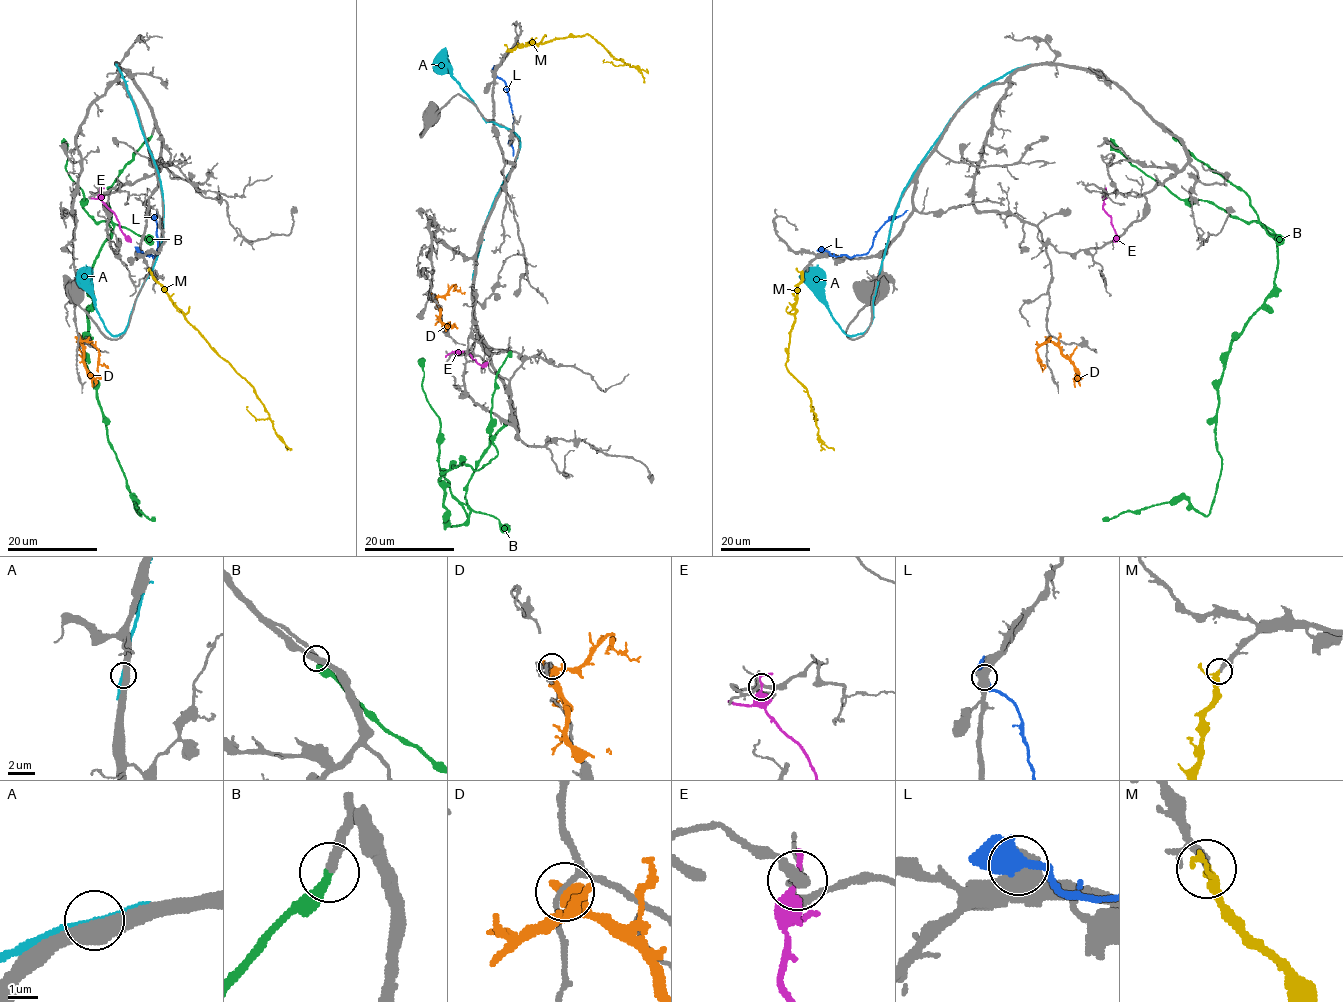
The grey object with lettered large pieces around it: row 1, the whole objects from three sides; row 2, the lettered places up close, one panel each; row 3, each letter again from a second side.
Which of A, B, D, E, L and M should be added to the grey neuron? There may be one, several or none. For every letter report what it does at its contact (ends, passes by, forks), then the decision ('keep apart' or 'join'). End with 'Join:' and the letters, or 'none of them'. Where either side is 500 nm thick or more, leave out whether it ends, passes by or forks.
A: keep apart
B: it ends | join
D: it forks | keep apart
E: it passes by | keep apart
L: keep apart
M: it passes by | join
Join: B, M

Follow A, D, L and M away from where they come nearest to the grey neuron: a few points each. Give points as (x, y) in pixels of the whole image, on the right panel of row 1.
A: (1022, 66), (980, 88), (912, 175), (862, 333), (841, 329), (823, 285), (807, 268)
D: (1047, 338), (1073, 365), (1075, 387)
L: (824, 251), (833, 256), (864, 255), (871, 247), (875, 232), (907, 210)
M: (803, 270), (786, 368), (805, 387), (815, 413), (818, 436), (834, 450)

